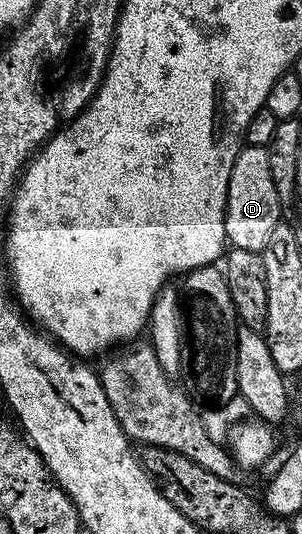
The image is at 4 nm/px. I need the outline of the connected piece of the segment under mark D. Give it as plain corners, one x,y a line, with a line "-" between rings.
244,146
233,161
233,173
229,173
225,213
227,243
231,247
261,253
265,249
265,241
269,238
269,233
273,233
273,225
281,222
279,210
281,204
277,197
277,189
273,185
273,173
269,173
267,148

